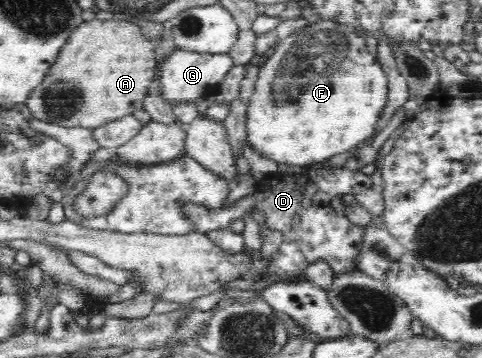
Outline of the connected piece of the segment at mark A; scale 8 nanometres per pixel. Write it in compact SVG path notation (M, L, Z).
M117 18L84 23L84 27L72 33L60 61L26 105L35 119L60 127L96 129L111 120L132 115L143 109L143 101L155 79L153 47L154 40L142 35L133 21Z

